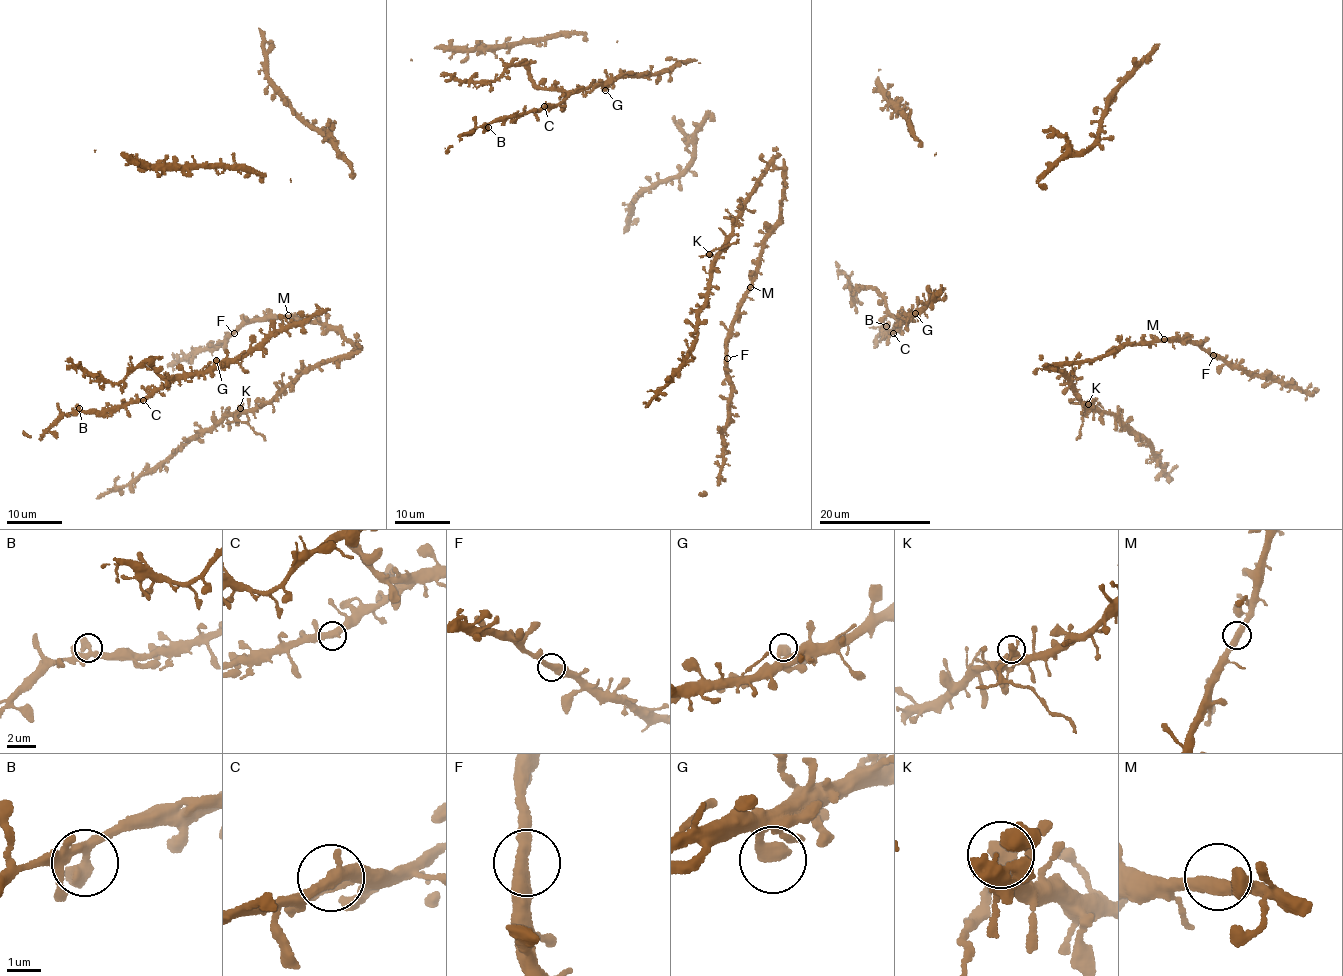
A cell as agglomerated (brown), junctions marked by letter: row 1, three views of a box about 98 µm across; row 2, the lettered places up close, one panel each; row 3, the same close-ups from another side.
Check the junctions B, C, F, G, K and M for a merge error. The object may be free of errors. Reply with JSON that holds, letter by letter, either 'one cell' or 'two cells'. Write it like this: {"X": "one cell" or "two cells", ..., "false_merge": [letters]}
{"B": "one cell", "C": "one cell", "F": "one cell", "G": "one cell", "K": "two cells", "M": "one cell", "false_merge": ["K"]}

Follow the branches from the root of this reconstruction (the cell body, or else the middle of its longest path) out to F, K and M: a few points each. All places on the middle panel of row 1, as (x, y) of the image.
F: (773, 148), (779, 153), (774, 166), (782, 170), (781, 217), (744, 295), (727, 358)
K: (773, 148), (778, 150), (778, 155), (773, 157), (758, 179), (718, 253), (712, 256), (709, 253)
M: (773, 148), (779, 153), (774, 166), (782, 170), (781, 217), (779, 225), (766, 242), (755, 279), (750, 287)

